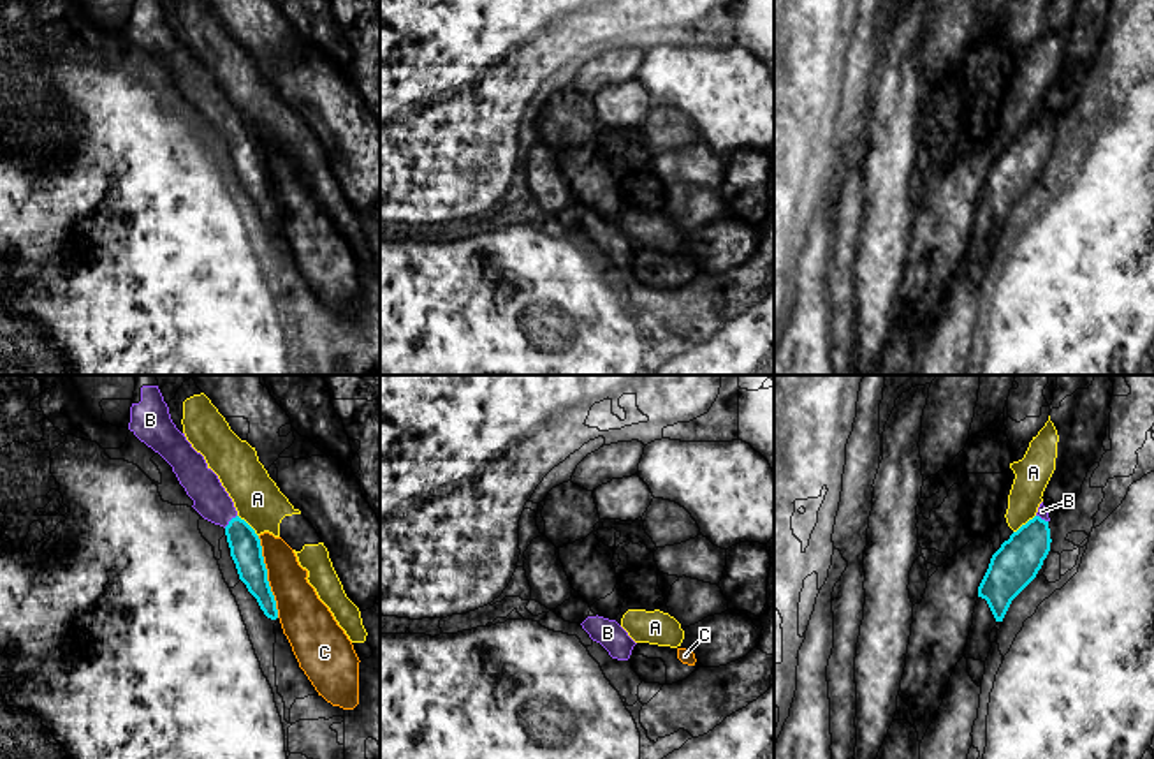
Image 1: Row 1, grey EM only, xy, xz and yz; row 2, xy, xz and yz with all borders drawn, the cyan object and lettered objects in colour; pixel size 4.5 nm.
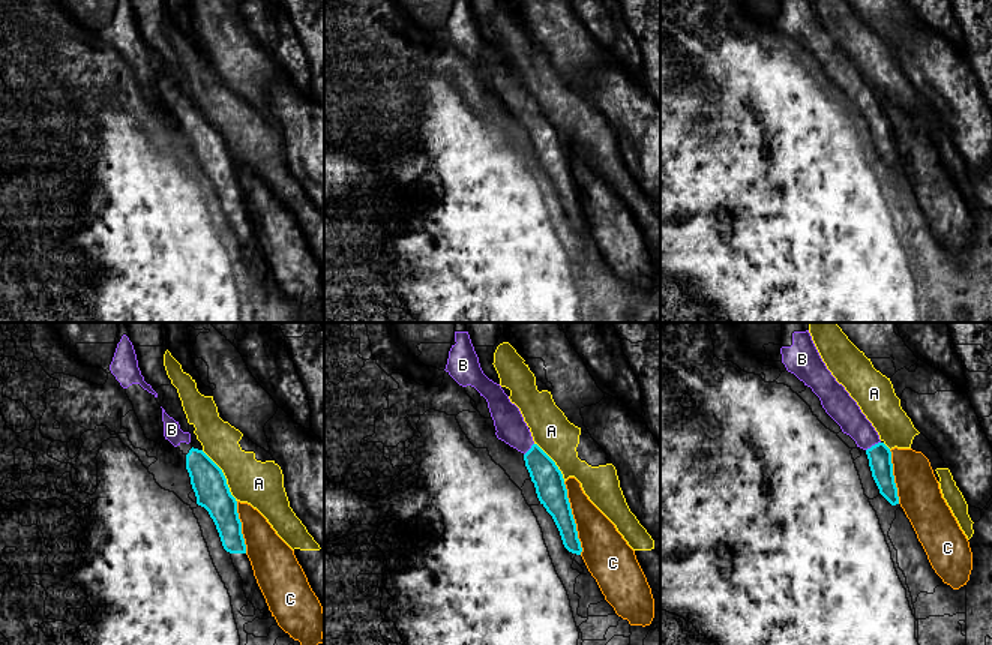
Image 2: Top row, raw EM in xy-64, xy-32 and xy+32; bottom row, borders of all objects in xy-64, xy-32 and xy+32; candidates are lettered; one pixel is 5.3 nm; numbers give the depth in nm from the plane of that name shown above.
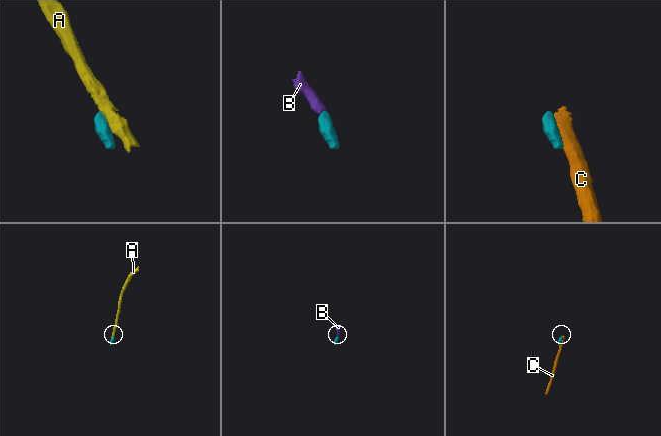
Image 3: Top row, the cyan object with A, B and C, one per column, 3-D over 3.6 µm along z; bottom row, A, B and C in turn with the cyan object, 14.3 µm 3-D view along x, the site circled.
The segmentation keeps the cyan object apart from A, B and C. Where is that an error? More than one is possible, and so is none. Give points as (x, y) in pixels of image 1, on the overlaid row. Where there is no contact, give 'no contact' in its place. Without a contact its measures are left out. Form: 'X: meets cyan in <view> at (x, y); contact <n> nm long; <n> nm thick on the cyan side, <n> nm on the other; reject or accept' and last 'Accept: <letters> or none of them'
A: meets cyan in xy at (248, 525); contact 140 nm long; 140 nm thick on the cyan side, 220 nm on the other; reject
B: meets cyan in xy at (229, 522); contact 90 nm long; 140 nm thick on the cyan side, 160 nm on the other; accept
C: meets cyan in xy at (266, 576); contact 380 nm long; 140 nm thick on the cyan side, 220 nm on the other; reject
Accept: B

